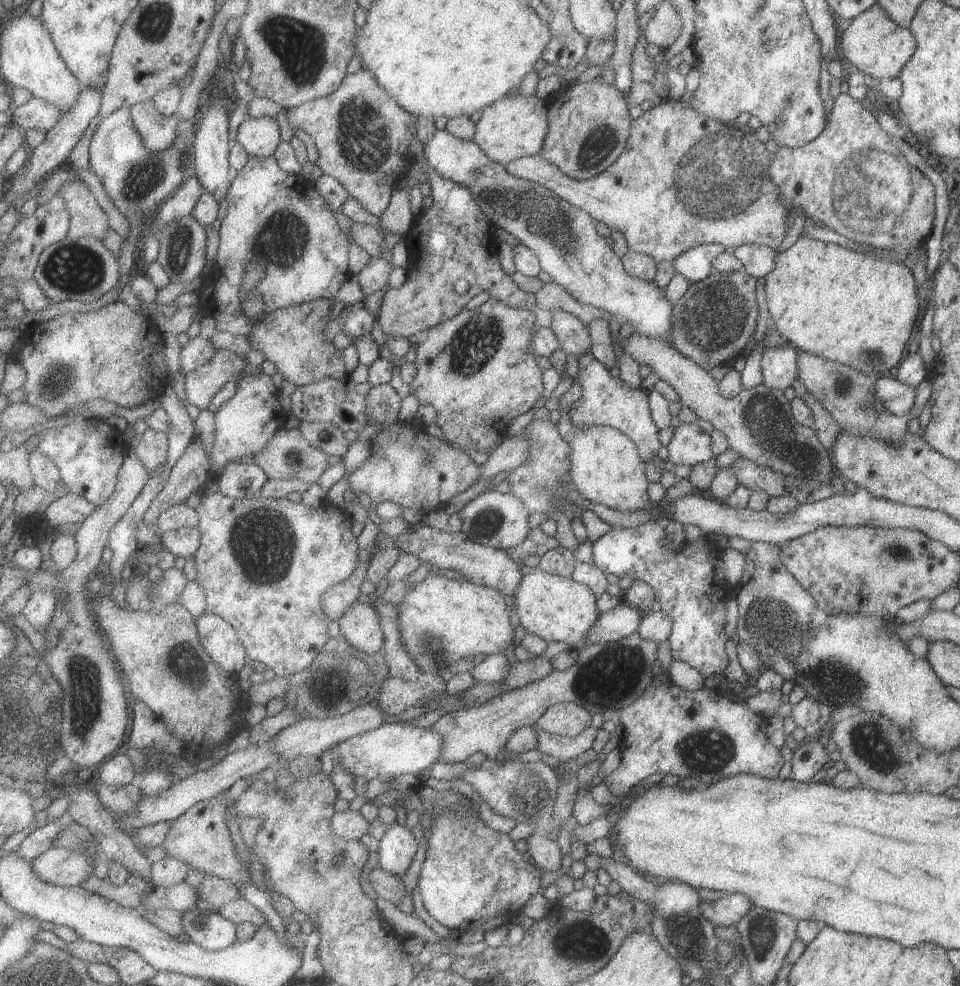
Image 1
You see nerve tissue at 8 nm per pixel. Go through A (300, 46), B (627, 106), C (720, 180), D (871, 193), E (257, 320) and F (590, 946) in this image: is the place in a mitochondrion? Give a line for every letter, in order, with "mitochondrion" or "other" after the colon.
A: mitochondrion
B: other
C: mitochondrion
D: mitochondrion
E: other
F: mitochondrion

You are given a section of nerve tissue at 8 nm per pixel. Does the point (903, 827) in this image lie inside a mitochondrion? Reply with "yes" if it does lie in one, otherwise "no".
no

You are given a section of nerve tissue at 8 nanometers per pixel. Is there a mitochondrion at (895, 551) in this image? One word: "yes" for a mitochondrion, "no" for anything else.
yes

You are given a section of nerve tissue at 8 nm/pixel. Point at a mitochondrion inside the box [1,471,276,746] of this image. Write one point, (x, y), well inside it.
(86, 674)

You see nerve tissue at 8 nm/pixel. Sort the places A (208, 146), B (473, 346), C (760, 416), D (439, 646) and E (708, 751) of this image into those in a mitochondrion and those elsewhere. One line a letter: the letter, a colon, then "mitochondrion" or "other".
A: other
B: mitochondrion
C: mitochondrion
D: mitochondrion
E: mitochondrion

